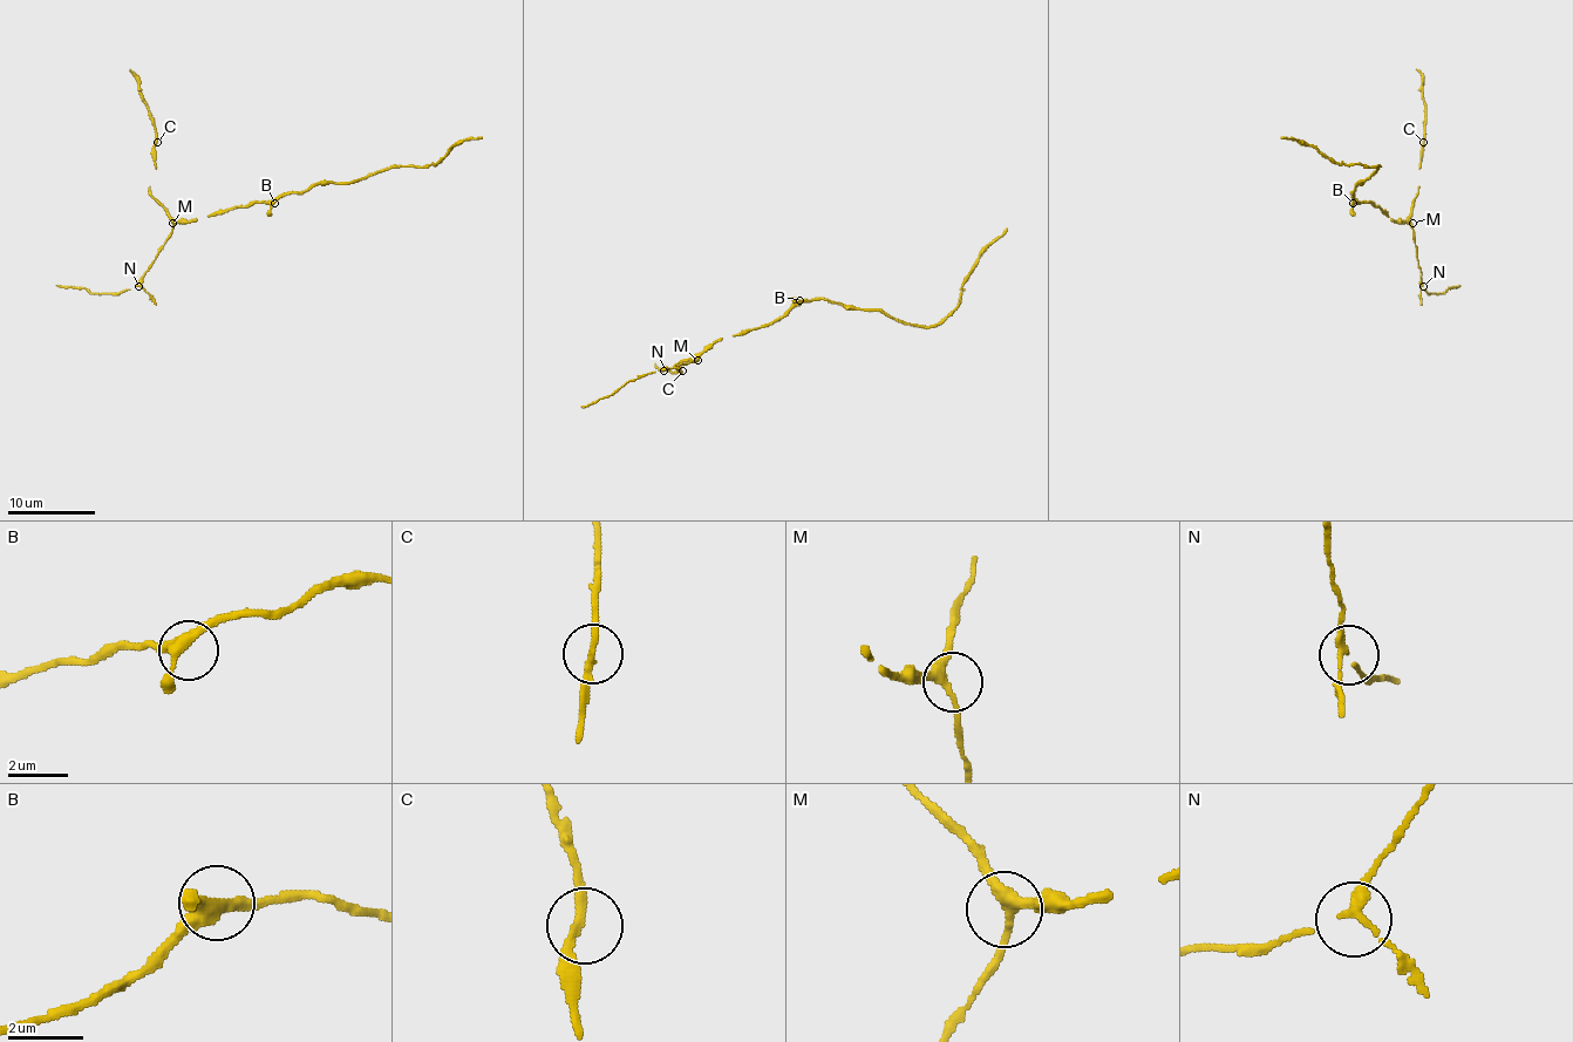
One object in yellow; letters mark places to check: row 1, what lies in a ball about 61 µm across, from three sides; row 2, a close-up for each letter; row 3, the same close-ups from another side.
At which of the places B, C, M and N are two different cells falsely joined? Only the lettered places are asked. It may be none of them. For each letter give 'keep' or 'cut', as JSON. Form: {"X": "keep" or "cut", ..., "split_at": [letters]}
{"B": "keep", "C": "keep", "M": "keep", "N": "keep", "split_at": []}

